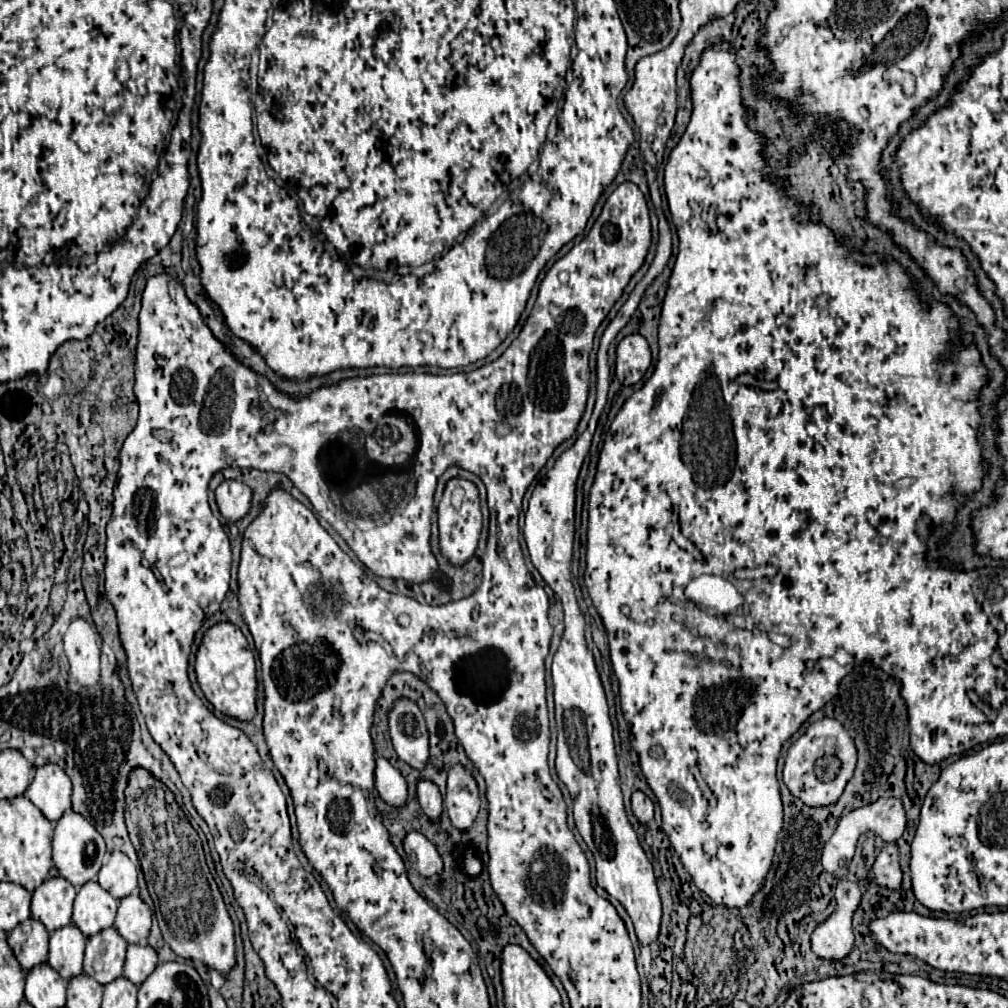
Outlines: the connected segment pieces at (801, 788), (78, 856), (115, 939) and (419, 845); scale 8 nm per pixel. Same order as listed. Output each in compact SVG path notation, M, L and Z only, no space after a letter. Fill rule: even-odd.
M823 718L823 720L813 722L805 730L805 734L799 736L793 742L793 746L789 748L785 768L783 768L783 782L789 788L789 792L795 798L799 798L803 804L807 804L807 806L831 806L841 798L847 782L853 778L855 764L857 764L857 748L853 744L853 738L847 734L847 730L841 726L841 722L837 722L833 718ZM825 754L833 754L841 760L841 770L839 770L837 778L831 780L831 782L817 780L817 776L813 772L817 758L821 758Z
M67 810L63 818L55 824L53 834L53 864L59 876L63 876L75 888L81 888L83 884L97 880L97 874L103 866L103 858L105 858L105 842L101 834L97 834L95 826L87 818L81 818L79 814L73 814L73 810Z
M115 928L101 930L87 940L85 950L85 972L95 978L99 984L109 984L115 978L123 976L127 942L117 934Z
M419 832L407 834L403 848L409 856L409 862L417 868L421 876L435 876L443 872L443 860L437 854L435 846Z

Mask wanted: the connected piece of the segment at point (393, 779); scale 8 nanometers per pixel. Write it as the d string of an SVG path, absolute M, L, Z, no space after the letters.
M377 758L375 788L379 796L391 806L403 806L407 802L405 778L385 758Z

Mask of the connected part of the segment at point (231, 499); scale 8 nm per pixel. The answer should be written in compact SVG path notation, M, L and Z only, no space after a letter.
M225 480L217 486L215 500L223 518L227 518L229 522L237 522L249 514L253 492L239 480Z

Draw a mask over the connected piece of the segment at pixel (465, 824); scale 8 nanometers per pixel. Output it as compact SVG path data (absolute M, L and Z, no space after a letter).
M453 766L447 778L445 810L457 830L471 828L479 812L479 790L473 776L461 766Z

